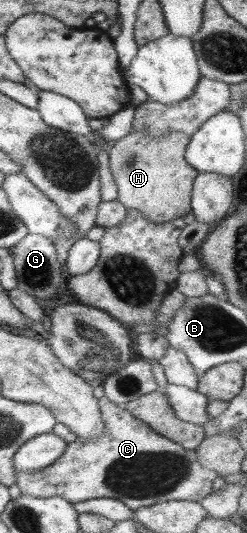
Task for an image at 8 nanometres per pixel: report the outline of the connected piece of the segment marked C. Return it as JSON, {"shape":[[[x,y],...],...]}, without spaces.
{"shape":[[[105,396],[99,399],[99,405],[106,423],[104,434],[94,440],[78,437],[74,442],[67,444],[64,454],[44,470],[16,472],[16,484],[21,494],[28,494],[34,498],[58,496],[71,503],[92,500],[92,498],[114,498],[135,511],[143,506],[169,500],[200,502],[212,492],[212,482],[218,474],[198,462],[195,450],[185,449],[180,443],[158,434],[122,405],[110,402],[110,399]]]}

